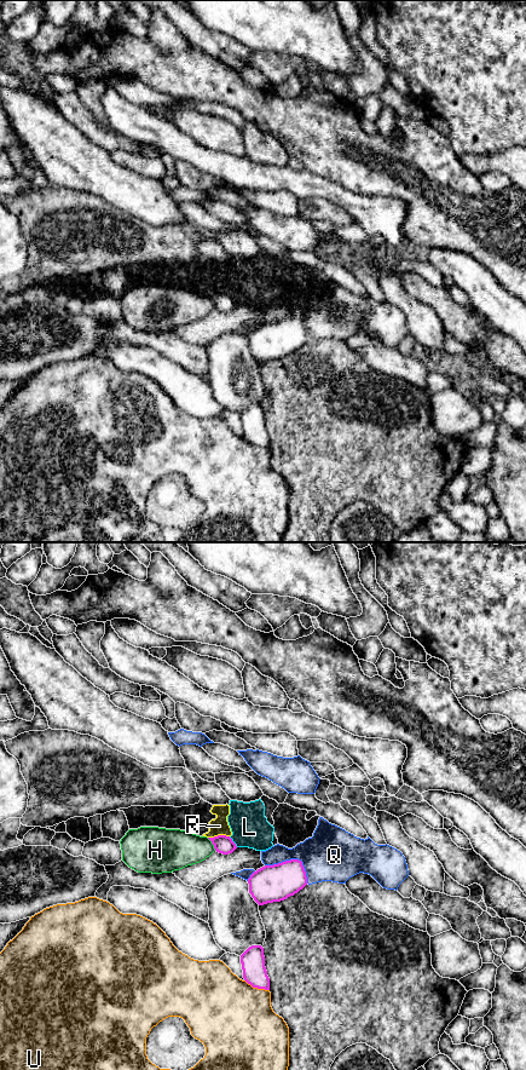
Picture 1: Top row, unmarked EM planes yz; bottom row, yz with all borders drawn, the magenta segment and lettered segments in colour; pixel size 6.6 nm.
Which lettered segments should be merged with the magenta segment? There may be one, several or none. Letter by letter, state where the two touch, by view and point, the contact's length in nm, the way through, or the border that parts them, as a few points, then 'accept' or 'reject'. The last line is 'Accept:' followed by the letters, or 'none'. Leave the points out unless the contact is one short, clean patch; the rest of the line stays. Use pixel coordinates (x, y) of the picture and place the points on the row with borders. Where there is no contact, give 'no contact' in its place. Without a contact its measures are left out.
H: contact yz (212, 843); length 110 nm; reject
L: contact yz (232, 841); length 90 nm; border yz (229, 836), (237, 846); reject
Q: contact yz (294, 859); length 320 nm; reject
R: contact yz (218, 835); length 140 nm; border yz (229, 835), (208, 838); reject
U: contact yz (256, 987); length 180 nm; reject
Accept: none

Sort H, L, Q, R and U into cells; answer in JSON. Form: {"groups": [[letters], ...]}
{"groups": [["H"], ["L", "R"], ["Q"], ["U"]]}

